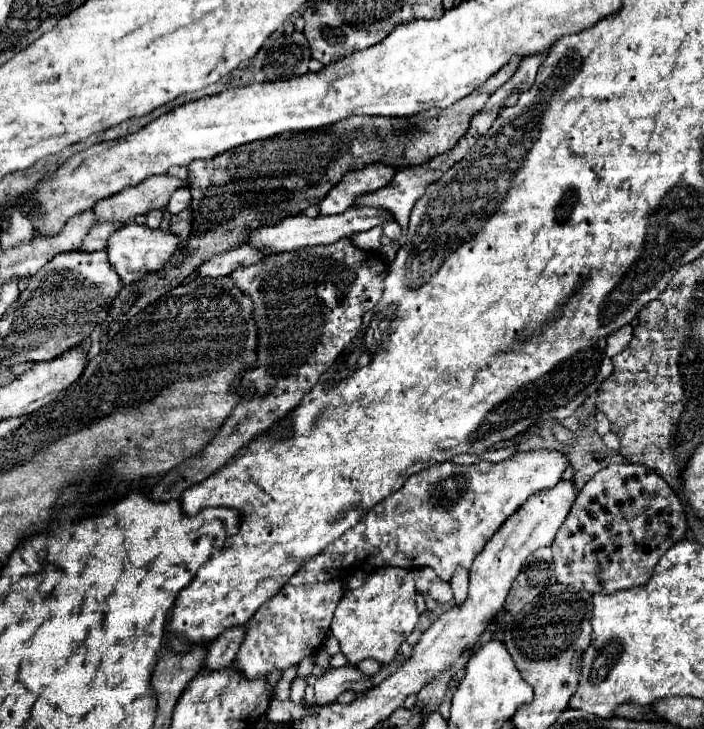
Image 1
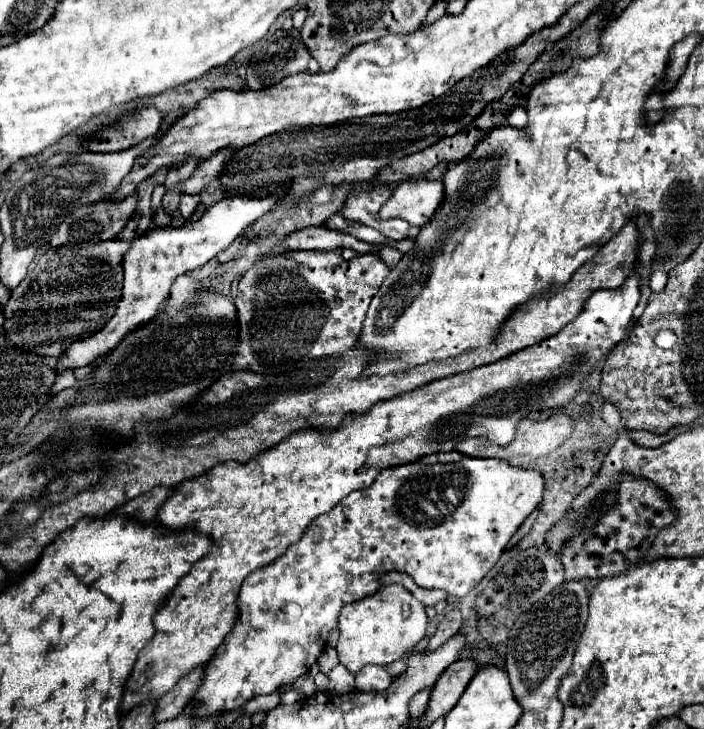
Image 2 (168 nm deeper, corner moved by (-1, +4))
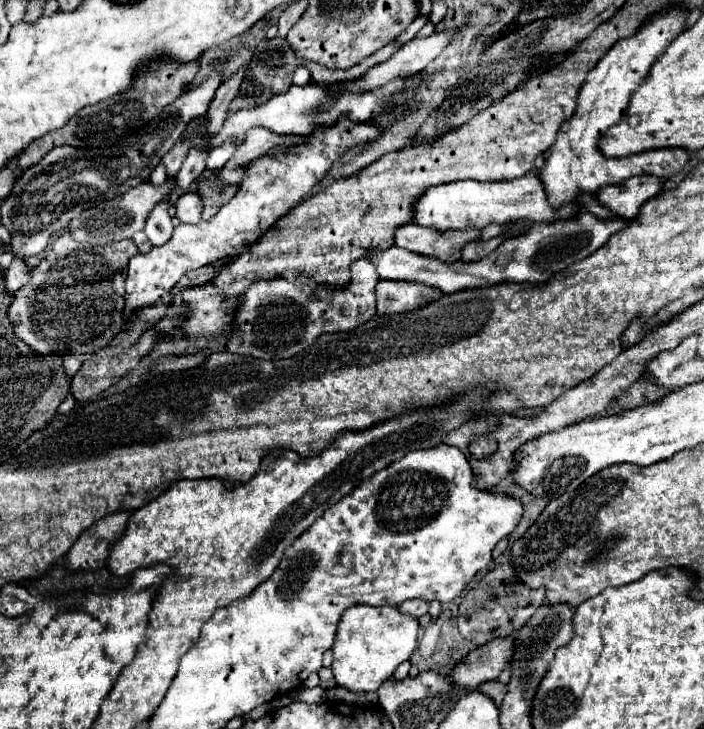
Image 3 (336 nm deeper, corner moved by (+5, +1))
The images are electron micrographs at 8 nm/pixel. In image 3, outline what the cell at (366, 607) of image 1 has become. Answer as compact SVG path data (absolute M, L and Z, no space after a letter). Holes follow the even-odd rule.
M353 606L349 608L337 628L333 644L333 678L335 684L351 692L375 692L387 682L395 668L409 660L417 648L417 618L405 616L393 606Z

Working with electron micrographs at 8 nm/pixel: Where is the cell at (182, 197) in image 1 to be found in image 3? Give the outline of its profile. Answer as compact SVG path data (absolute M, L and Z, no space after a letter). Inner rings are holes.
M187 192L177 200L177 218L185 224L197 224L203 212L203 200L197 192Z

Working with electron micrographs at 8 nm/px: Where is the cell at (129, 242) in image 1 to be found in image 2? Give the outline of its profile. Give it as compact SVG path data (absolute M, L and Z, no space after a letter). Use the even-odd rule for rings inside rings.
M277 193L273 197L255 199L247 195L233 195L227 199L221 199L213 207L209 207L201 219L187 221L183 225L165 225L165 227L153 227L147 229L139 239L131 241L129 251L123 255L123 271L125 271L125 283L123 283L123 295L117 303L117 311L111 317L111 321L97 331L95 335L81 339L79 343L71 343L71 347L63 353L59 363L55 365L55 375L61 375L65 369L79 369L95 361L97 357L111 351L123 335L127 335L131 329L135 329L139 323L145 323L153 319L161 307L161 303L167 299L173 281L195 269L201 267L205 261L217 257L223 249L227 249L253 221L263 217L267 211L271 211L277 203Z

